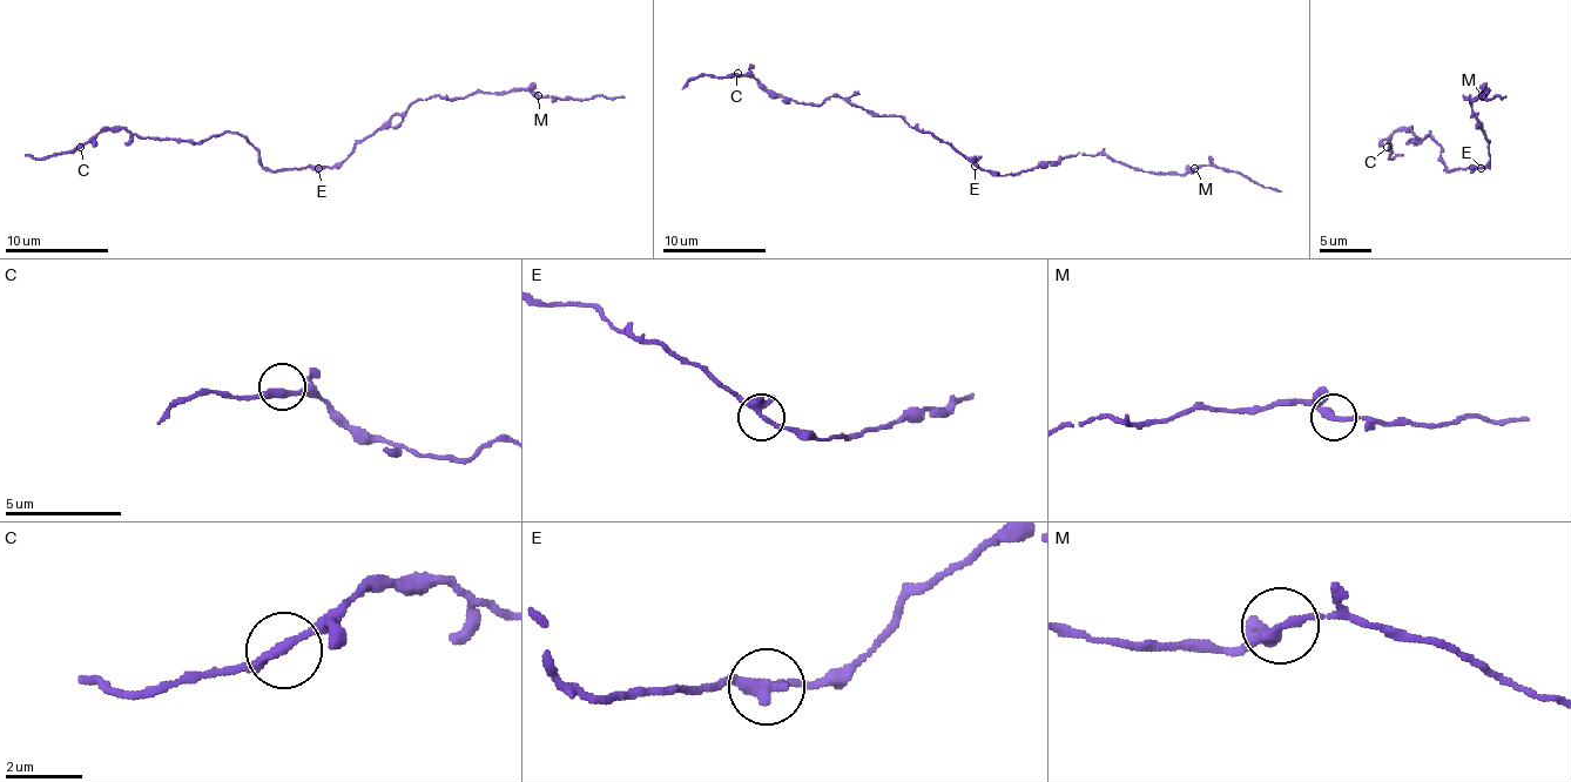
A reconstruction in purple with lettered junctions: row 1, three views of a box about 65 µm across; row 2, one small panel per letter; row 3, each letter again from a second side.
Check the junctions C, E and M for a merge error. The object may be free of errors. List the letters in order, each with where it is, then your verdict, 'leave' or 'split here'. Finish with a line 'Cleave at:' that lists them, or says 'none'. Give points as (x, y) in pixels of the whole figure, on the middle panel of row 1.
C: place (737, 73); leave
E: place (975, 166); leave
M: place (1194, 168); leave
Cleave at: none

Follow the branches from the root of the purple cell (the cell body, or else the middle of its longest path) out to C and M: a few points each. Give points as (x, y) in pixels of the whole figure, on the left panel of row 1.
C: (318, 168), (267, 170), (258, 152), (230, 132), (202, 142), (183, 142), (101, 129), (80, 147)
M: (318, 168), (339, 164), (359, 142), (430, 95), (463, 98), (477, 93), (512, 90), (531, 90), (538, 95)

